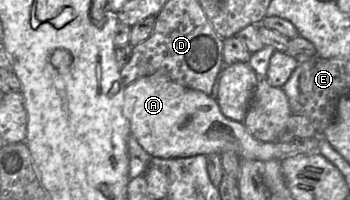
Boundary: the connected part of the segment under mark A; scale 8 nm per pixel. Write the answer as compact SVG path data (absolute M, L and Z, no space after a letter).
M160 73L141 77L125 87L123 114L129 121L131 135L151 157L186 158L232 151L240 159L282 161L301 154L319 153L318 137L293 142L255 139L243 122L223 115L214 97L187 88Z

